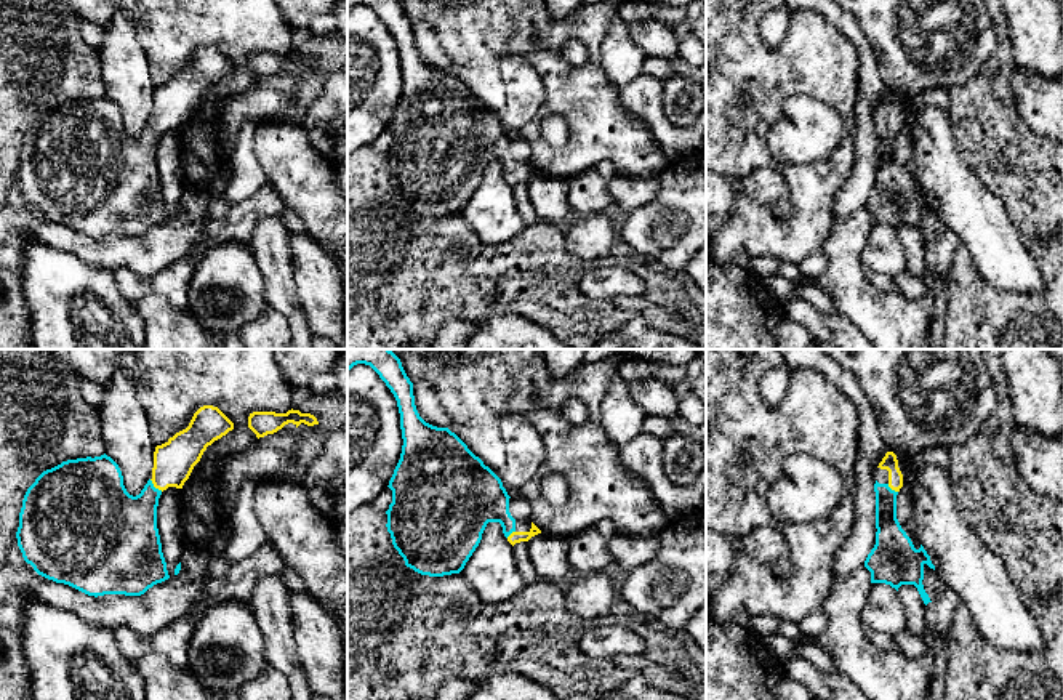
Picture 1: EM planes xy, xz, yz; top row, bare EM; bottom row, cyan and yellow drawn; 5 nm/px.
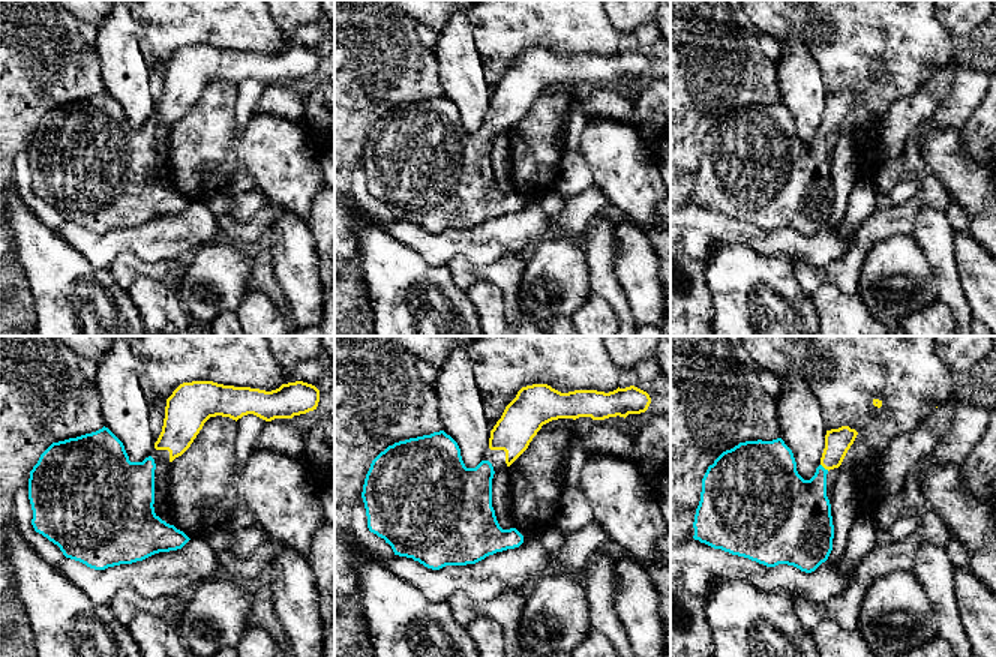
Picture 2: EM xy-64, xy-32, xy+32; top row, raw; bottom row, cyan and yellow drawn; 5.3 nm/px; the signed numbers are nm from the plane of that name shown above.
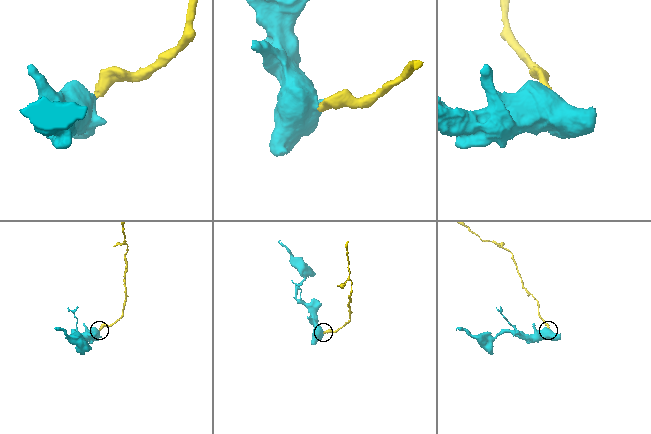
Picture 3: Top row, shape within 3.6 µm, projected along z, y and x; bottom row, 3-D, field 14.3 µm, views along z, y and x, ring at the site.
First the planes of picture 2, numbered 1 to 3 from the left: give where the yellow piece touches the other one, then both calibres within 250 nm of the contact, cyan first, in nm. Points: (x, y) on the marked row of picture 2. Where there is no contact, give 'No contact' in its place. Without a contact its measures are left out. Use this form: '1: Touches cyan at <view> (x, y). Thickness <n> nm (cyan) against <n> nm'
1: No contact
2: No contact
3: Touches cyan at xy+32 (824, 468). Thickness 320 nm (cyan) against 140 nm

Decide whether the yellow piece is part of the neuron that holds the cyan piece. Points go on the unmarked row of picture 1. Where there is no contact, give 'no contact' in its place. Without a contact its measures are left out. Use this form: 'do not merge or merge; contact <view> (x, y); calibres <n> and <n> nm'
merge; contact xy (154, 128); calibres 320 and 200 nm

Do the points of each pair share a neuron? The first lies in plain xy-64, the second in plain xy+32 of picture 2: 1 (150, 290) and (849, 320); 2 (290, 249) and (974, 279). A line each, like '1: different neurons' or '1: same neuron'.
1: same neuron
2: same neuron

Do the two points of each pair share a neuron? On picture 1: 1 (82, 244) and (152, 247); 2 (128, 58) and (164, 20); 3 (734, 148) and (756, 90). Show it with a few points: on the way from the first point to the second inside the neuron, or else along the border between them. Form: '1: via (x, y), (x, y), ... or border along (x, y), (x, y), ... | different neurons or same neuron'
1: via (100, 250), (135, 250) | same neuron
2: border along (128, 16), (133, 21), (135, 36), (152, 80) | different neurons
3: via (734, 133), (734, 122), (750, 104) | same neuron

